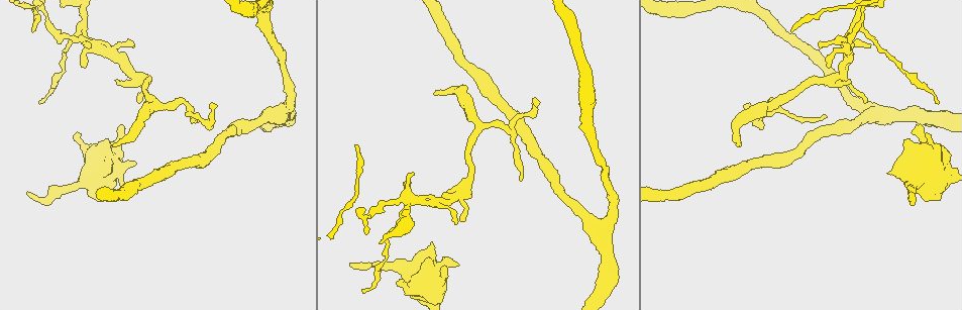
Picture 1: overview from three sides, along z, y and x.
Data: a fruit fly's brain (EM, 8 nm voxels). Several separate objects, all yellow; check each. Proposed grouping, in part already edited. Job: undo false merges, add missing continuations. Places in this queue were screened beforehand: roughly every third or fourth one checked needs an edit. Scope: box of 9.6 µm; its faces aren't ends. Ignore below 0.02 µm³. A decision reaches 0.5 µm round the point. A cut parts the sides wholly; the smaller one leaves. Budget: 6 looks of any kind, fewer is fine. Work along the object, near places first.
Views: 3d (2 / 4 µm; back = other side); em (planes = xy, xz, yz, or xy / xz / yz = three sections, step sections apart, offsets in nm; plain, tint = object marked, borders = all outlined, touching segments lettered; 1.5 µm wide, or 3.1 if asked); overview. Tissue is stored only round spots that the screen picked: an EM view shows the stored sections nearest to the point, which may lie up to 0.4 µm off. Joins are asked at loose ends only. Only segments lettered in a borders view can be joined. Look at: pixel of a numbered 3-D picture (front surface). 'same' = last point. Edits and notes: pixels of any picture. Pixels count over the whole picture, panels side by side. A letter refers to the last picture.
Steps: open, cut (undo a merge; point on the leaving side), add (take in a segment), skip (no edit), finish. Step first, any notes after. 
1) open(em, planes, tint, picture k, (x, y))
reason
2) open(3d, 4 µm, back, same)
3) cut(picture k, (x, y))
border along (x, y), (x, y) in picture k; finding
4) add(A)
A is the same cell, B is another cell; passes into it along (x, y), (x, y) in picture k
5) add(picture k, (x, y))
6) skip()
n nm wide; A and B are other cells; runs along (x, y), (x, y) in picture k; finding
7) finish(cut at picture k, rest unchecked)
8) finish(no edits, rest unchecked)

open(em, yz, step 8, tint, picture 1, (433, 94))
an open end

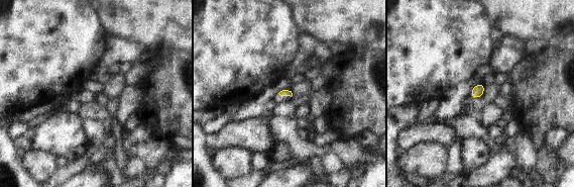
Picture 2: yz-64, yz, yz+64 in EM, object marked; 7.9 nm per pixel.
open(em, planes, borders, same)

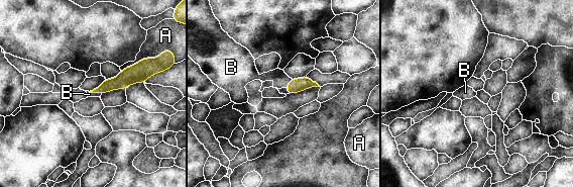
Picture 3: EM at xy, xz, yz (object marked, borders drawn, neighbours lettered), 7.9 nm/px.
add(B)
B is the same cell, A is another cell; passes into it along (123, 79), (95, 92), (89, 94) in picture 3; it goes on there

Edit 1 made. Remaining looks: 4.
open(3d, 2 µm, picture 1, (461, 218))
branch stops here

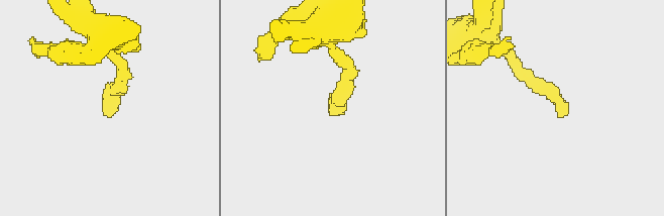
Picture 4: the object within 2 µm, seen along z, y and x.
open(em, xy, step 4, tint, picture 4, (333, 107))
now the EM

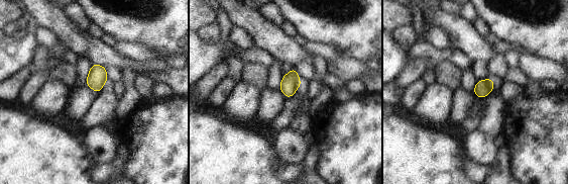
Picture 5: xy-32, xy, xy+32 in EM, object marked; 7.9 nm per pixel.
open(em, xy, step 4, borders, same)
see the neighbours

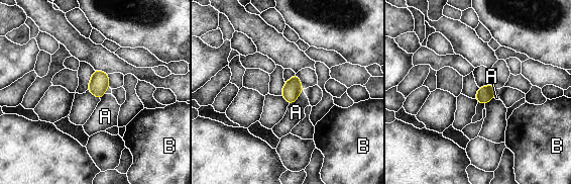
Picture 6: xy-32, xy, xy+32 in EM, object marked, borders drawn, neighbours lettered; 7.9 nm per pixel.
skip()
A and B are other cells; no lettered segment goes on from it

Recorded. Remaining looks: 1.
finish(add at picture 3, rest unchecked)

